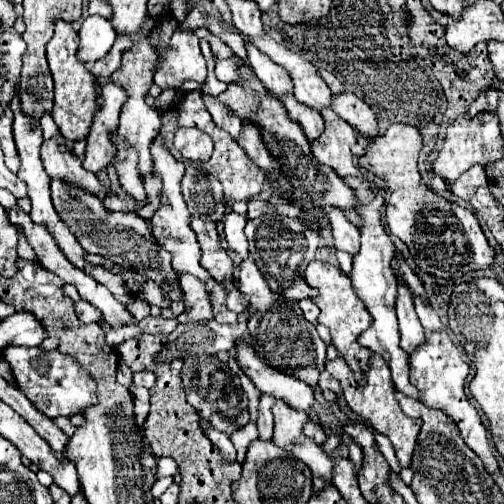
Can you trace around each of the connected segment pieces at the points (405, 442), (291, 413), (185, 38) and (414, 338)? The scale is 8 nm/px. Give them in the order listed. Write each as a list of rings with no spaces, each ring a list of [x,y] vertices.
[[[377,353],[371,355],[371,363],[369,363],[369,371],[367,371],[367,383],[361,385],[355,381],[353,377],[353,371],[349,369],[349,365],[345,363],[345,359],[339,355],[337,359],[333,361],[327,361],[325,369],[331,373],[331,377],[335,377],[339,383],[341,383],[341,389],[343,389],[343,395],[349,403],[349,407],[359,413],[359,417],[367,419],[375,431],[387,435],[395,447],[395,455],[399,459],[401,465],[409,465],[411,463],[411,455],[413,455],[413,449],[415,449],[415,439],[417,439],[417,433],[421,429],[421,421],[419,419],[411,419],[411,417],[405,417],[405,413],[401,411],[401,407],[397,405],[397,399],[395,399],[395,385],[391,381],[391,373],[389,373],[389,367],[385,365],[385,359]]]
[[[275,401],[273,415],[275,415],[273,443],[277,443],[285,451],[293,453],[297,459],[307,463],[313,475],[319,475],[321,479],[327,481],[327,485],[331,485],[335,461],[317,443],[313,443],[309,437],[303,435],[303,425],[305,419],[309,417],[301,411],[291,409],[283,401]]]
[[[175,31],[161,63],[155,71],[153,83],[161,89],[179,89],[187,79],[205,83],[207,69],[199,49],[199,37],[189,31]]]
[[[399,279],[399,295],[397,295],[397,319],[399,319],[399,333],[401,333],[401,349],[411,353],[425,341],[425,329],[421,327],[415,305],[413,305],[413,295],[405,287],[405,283]]]

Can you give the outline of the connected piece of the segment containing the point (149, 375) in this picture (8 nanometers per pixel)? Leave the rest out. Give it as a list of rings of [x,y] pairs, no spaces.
[[[139,371],[139,373],[133,373],[133,381],[135,381],[135,385],[139,385],[139,387],[145,387],[145,389],[151,389],[153,385],[155,385],[155,381],[157,381],[157,375],[153,373],[153,371]]]

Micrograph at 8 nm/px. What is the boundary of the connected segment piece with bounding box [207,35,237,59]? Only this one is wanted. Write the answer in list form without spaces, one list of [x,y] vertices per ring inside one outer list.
[[[209,35],[207,39],[209,39],[209,43],[211,43],[211,51],[215,53],[217,59],[237,59],[235,53],[231,51],[231,47],[227,47],[221,39],[217,39],[215,35]]]

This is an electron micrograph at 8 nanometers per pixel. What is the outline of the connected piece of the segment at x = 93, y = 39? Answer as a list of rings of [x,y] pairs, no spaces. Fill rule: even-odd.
[[[89,15],[79,31],[81,43],[77,51],[77,59],[83,63],[93,63],[99,57],[105,57],[117,39],[111,23],[99,15]]]

